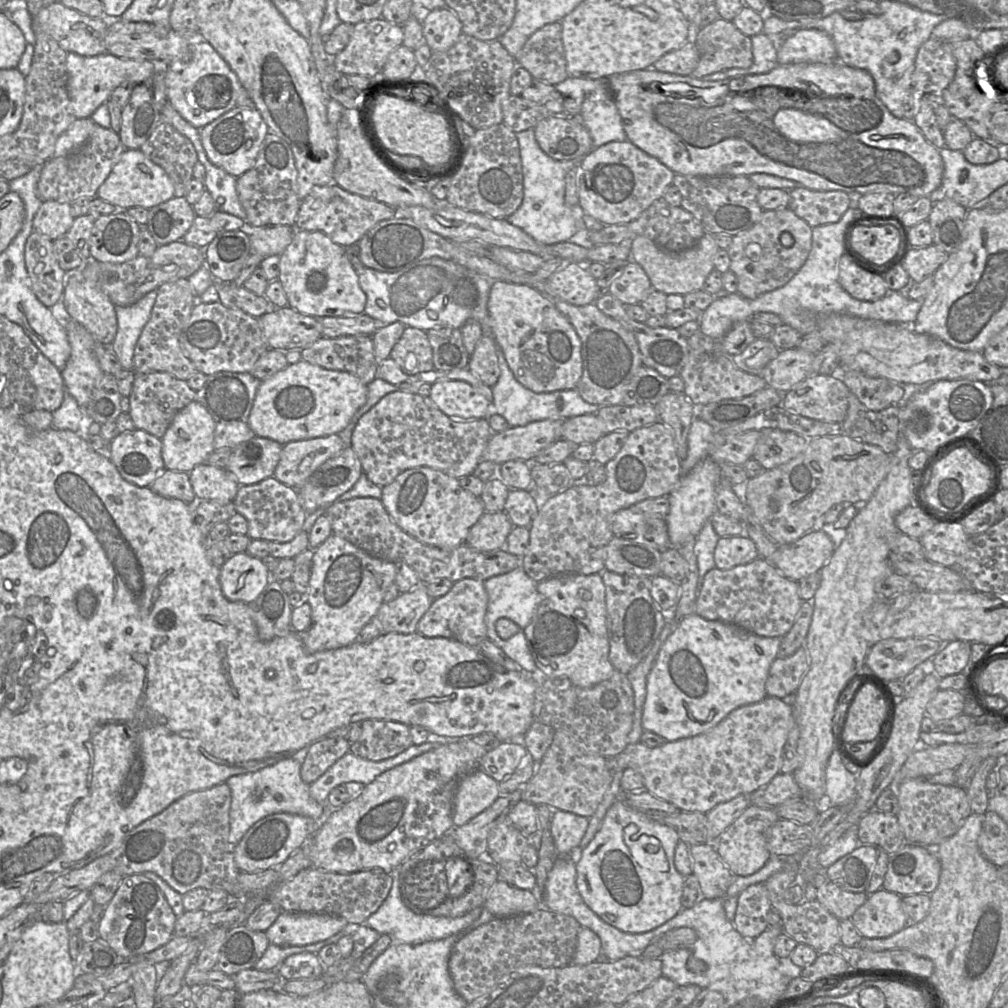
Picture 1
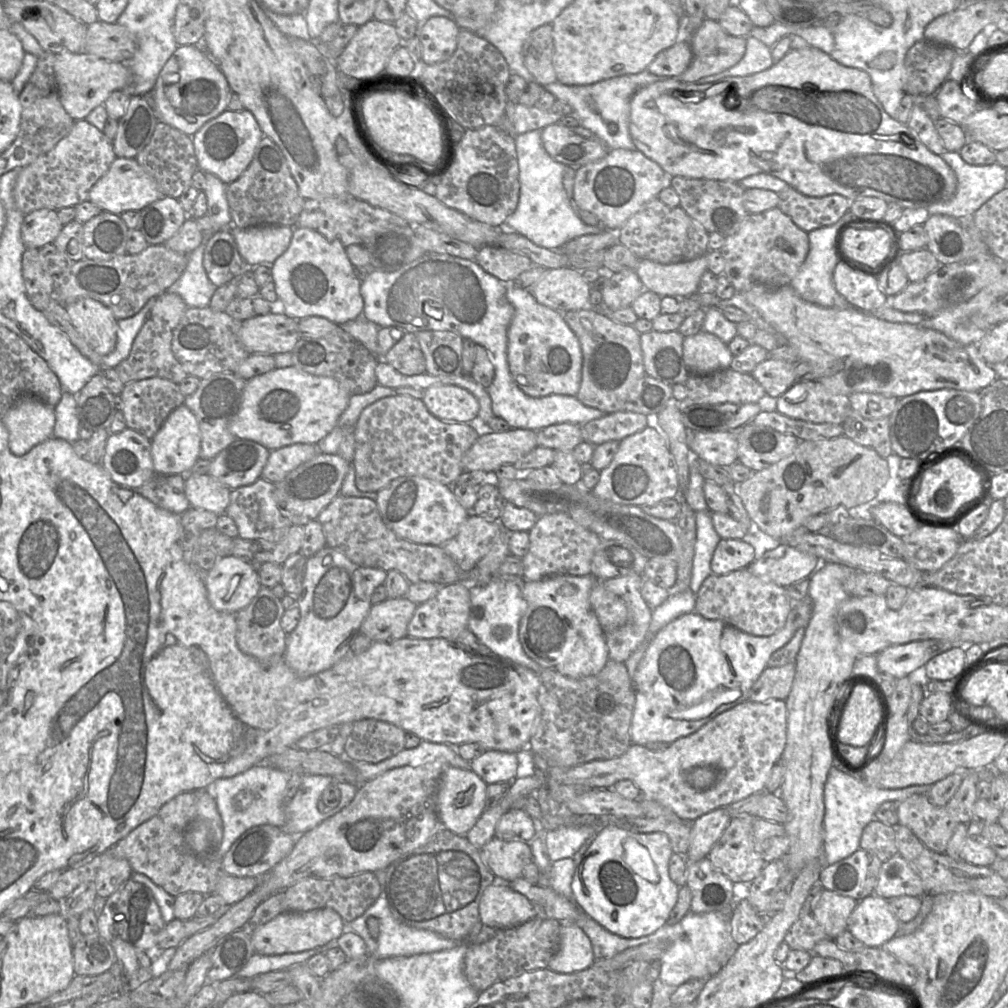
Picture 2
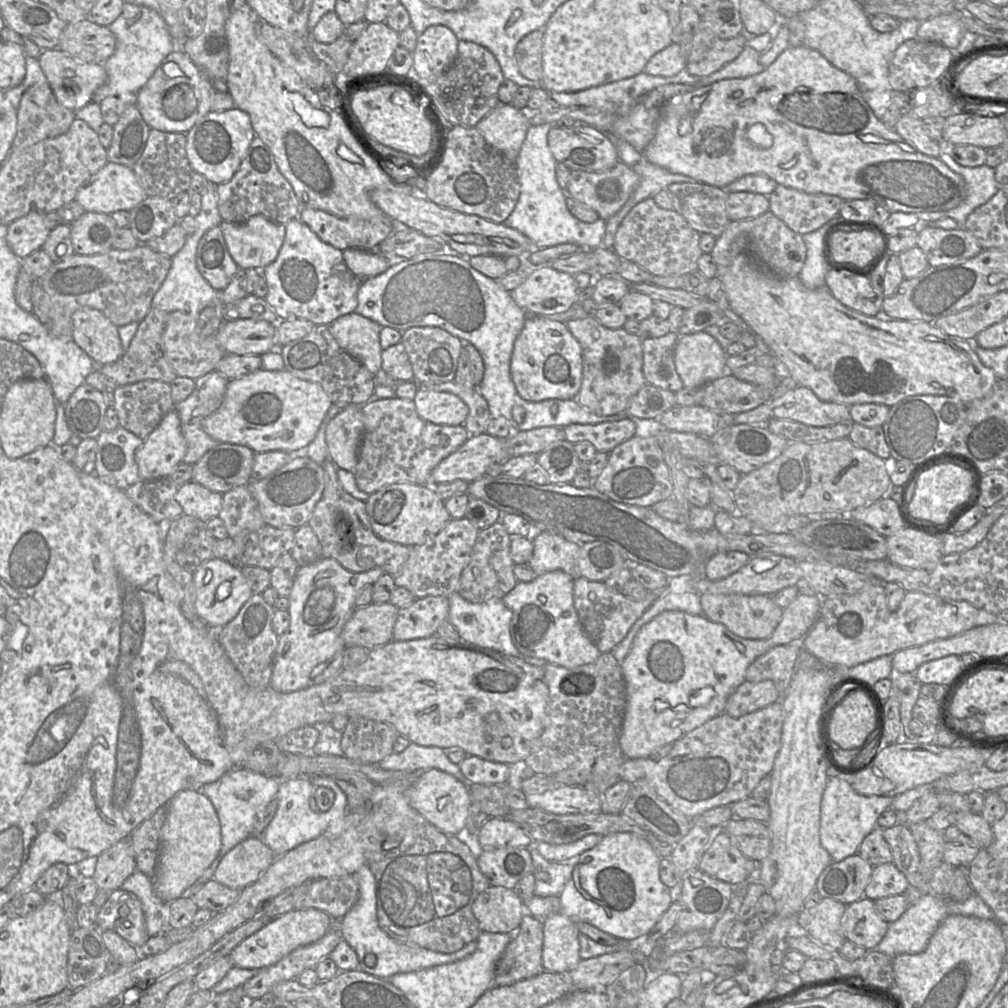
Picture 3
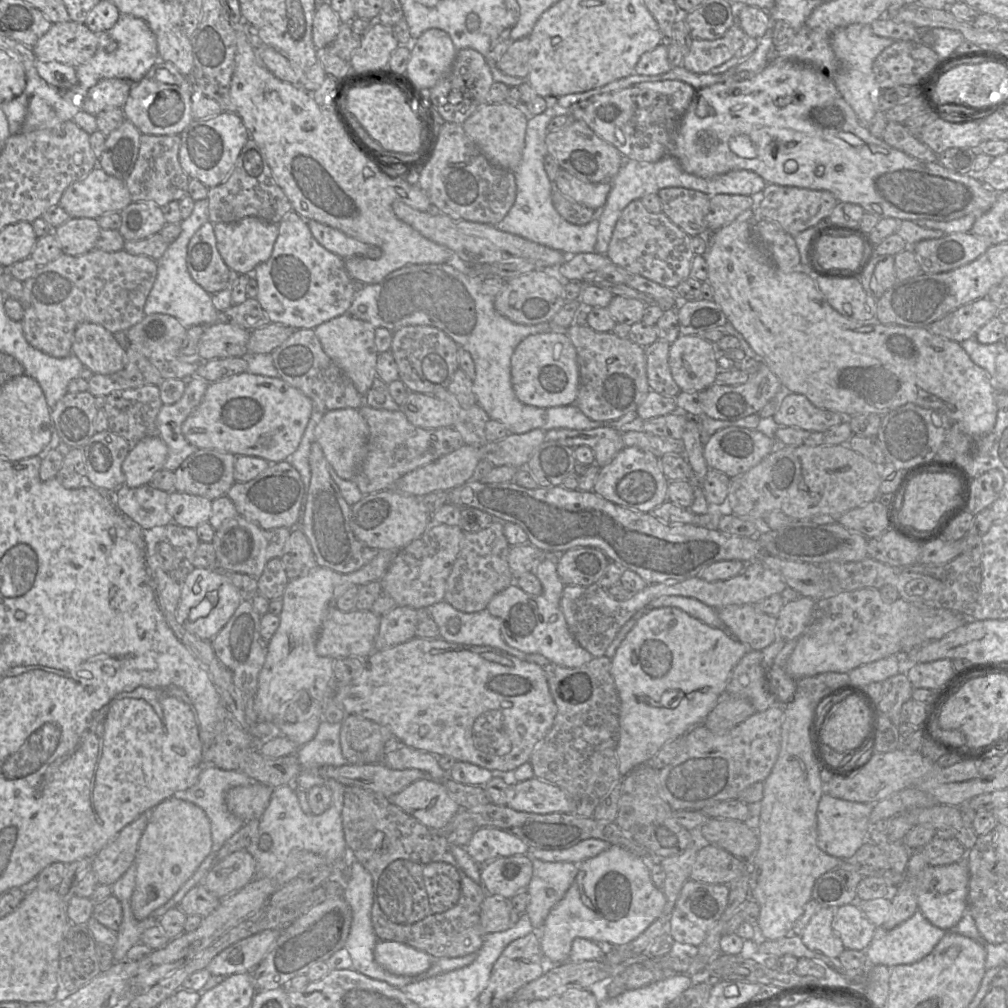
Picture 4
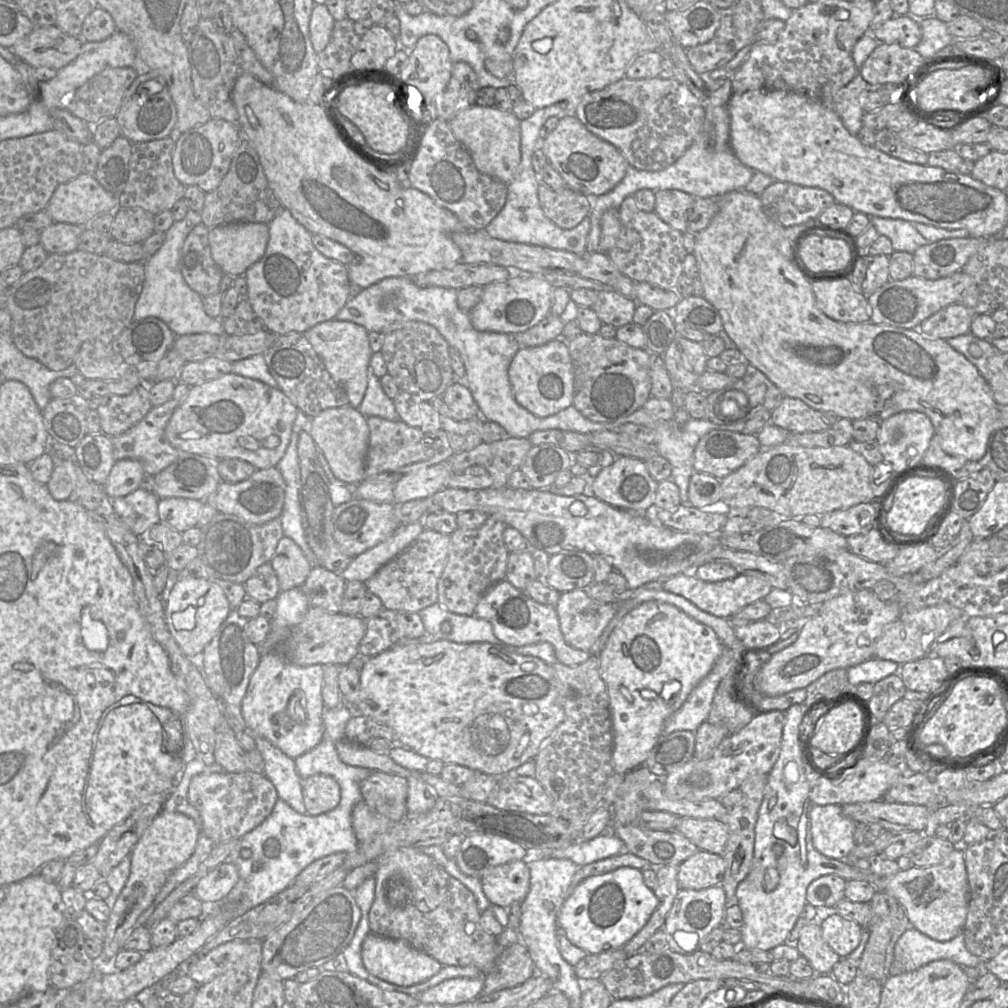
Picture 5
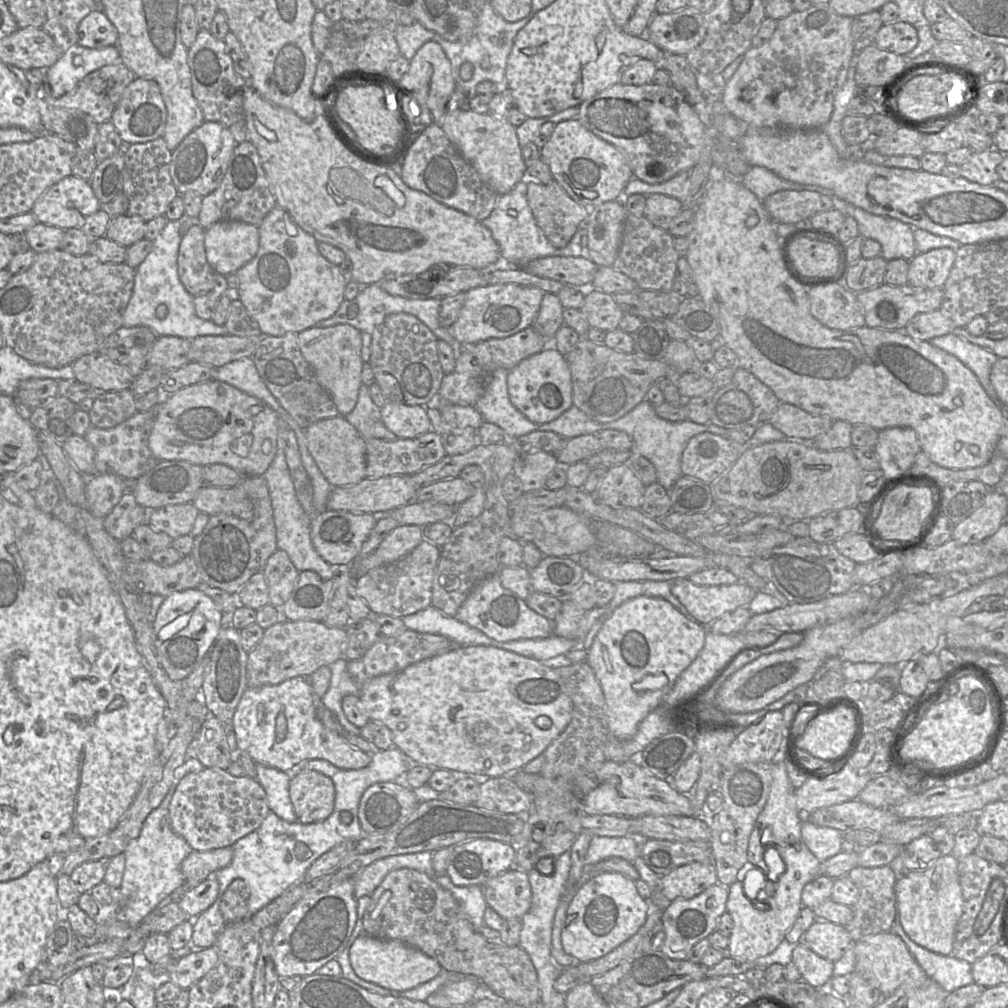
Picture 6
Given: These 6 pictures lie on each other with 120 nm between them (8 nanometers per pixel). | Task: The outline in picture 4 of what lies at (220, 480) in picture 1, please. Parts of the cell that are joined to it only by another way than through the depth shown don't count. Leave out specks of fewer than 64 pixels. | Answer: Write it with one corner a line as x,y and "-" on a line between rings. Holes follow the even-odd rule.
172,491
169,493
167,511
174,523
195,529
208,522
212,512
212,500
200,495

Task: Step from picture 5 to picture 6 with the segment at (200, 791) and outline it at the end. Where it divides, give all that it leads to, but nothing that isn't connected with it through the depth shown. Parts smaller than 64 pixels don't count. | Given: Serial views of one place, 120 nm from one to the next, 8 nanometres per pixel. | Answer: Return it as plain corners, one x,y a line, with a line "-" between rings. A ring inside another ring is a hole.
217,767
185,775
169,805
172,830
197,851
232,846
256,830
269,812
266,792
256,778
247,775
236,777

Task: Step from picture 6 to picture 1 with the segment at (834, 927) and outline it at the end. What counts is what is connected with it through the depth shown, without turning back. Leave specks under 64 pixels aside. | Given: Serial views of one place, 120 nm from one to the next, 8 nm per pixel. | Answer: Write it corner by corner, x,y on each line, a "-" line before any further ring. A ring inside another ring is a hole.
883,888
870,894
851,920
863,938
889,937
909,923
902,908
902,897

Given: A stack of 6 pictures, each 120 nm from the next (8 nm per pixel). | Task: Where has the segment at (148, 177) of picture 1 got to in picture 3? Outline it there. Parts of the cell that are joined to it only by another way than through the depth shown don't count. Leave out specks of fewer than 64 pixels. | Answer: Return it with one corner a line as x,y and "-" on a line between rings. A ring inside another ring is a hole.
107,162
78,189
75,200
86,212
130,211
148,196
131,167

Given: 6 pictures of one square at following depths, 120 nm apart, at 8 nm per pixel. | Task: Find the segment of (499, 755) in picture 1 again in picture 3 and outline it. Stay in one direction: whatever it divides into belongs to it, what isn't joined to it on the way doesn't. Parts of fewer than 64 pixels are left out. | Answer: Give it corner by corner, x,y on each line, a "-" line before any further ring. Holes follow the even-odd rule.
467,756
458,766
462,774
473,784
504,785
510,777
510,765
477,756

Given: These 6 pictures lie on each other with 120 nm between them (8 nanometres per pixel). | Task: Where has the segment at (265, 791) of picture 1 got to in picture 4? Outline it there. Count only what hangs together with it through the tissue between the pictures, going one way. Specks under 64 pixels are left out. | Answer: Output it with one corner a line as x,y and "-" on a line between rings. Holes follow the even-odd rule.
206,766
200,773
197,782
184,791
175,793
173,797
178,797
188,802
191,802
204,810
210,820
211,835
212,835
212,849
210,854
200,864
195,873
181,886
178,892
163,906
158,908
151,915
156,920
165,914
170,908
177,907
184,896
195,886
201,884
209,870
218,862
218,852
224,843
236,833
245,822
231,813
226,805
226,793
233,787
248,785
257,782
247,774
240,770
225,770
216,766

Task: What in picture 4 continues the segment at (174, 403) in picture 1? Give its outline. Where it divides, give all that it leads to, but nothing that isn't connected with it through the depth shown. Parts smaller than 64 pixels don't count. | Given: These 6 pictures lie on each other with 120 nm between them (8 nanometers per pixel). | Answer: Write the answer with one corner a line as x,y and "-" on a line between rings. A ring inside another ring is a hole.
158,385
117,390
110,393
103,406
108,430
131,443
154,433
157,415
163,406

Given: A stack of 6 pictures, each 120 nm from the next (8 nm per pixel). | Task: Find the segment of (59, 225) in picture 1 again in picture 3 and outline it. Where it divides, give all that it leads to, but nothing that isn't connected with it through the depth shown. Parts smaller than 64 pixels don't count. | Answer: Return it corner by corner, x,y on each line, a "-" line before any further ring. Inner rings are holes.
31,211
8,225
6,240
13,253
23,259
41,249
51,230
47,227
45,215

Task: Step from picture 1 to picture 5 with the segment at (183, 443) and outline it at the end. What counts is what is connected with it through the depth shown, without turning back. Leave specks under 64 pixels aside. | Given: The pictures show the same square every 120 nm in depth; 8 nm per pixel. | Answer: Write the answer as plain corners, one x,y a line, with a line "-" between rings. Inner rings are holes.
122,459
114,463
102,486
111,499
123,497
140,487
144,475
141,462
134,459

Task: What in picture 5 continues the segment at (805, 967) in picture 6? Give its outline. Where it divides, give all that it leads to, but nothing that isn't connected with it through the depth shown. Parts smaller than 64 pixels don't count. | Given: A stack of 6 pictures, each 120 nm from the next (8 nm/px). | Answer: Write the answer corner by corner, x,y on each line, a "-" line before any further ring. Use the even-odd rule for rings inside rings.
811,922
802,928
796,947
816,974
831,973
834,965
841,959
824,940
821,924
818,922

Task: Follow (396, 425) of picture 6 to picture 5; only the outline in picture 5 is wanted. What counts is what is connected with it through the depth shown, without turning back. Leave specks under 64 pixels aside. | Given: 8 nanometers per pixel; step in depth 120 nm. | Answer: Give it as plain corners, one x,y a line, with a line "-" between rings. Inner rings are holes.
400,392
393,400
399,419
409,426
423,432
433,432
441,429
440,413
430,401
422,401

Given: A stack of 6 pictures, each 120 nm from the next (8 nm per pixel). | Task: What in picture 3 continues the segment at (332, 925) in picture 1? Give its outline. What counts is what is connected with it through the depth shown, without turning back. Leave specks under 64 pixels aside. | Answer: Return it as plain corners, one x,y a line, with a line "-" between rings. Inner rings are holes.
294,909
272,919
263,928
247,937
229,956
236,967
263,969
274,965
296,948
318,941
327,933
334,921
340,920
333,920
326,912
318,909

